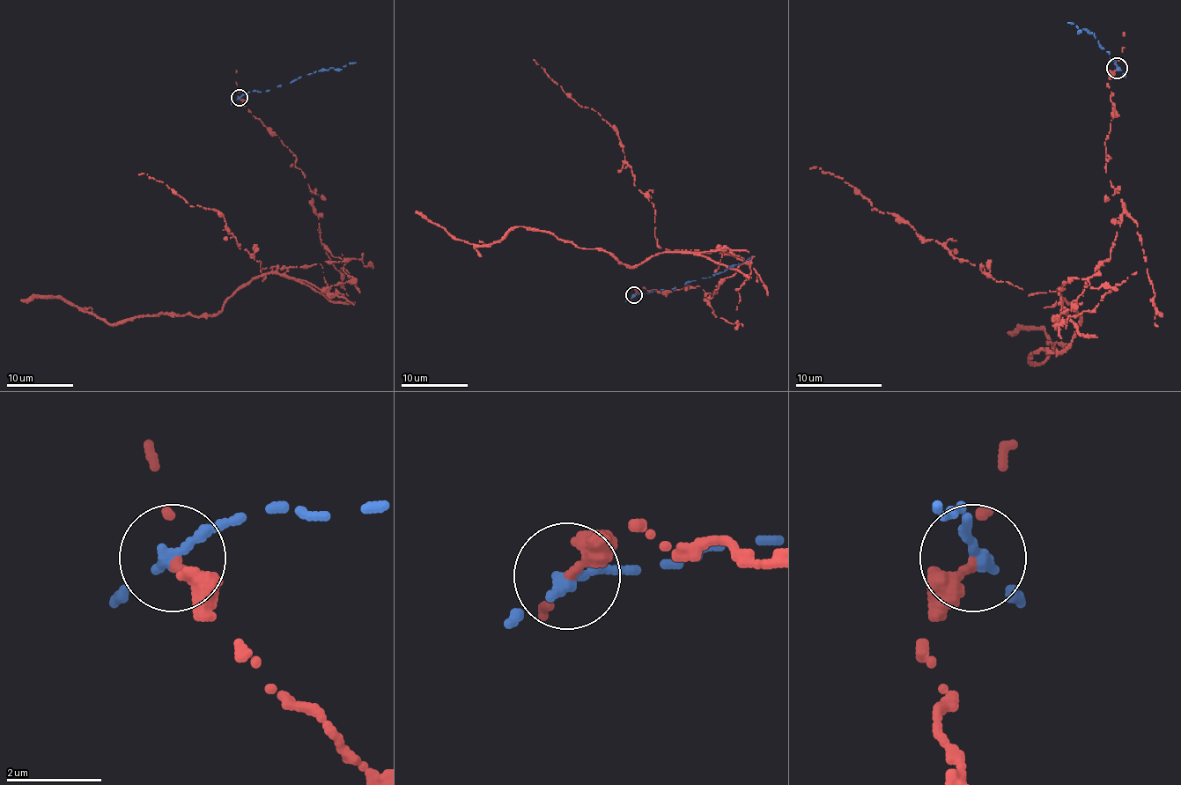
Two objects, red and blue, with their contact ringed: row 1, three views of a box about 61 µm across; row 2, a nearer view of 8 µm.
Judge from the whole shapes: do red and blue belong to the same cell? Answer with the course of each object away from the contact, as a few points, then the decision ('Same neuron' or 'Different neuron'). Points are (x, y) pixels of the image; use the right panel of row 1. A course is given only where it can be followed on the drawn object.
Course of red: (1116, 68), (1110, 256), (1058, 319), (1062, 297), (1064, 350), (1029, 360), (1044, 332), (1007, 332). Course of blue: (1116, 68), (1114, 59), (1111, 61), (1095, 35), (1086, 28), (1077, 31), (1077, 26), (1068, 22). Different neuron

